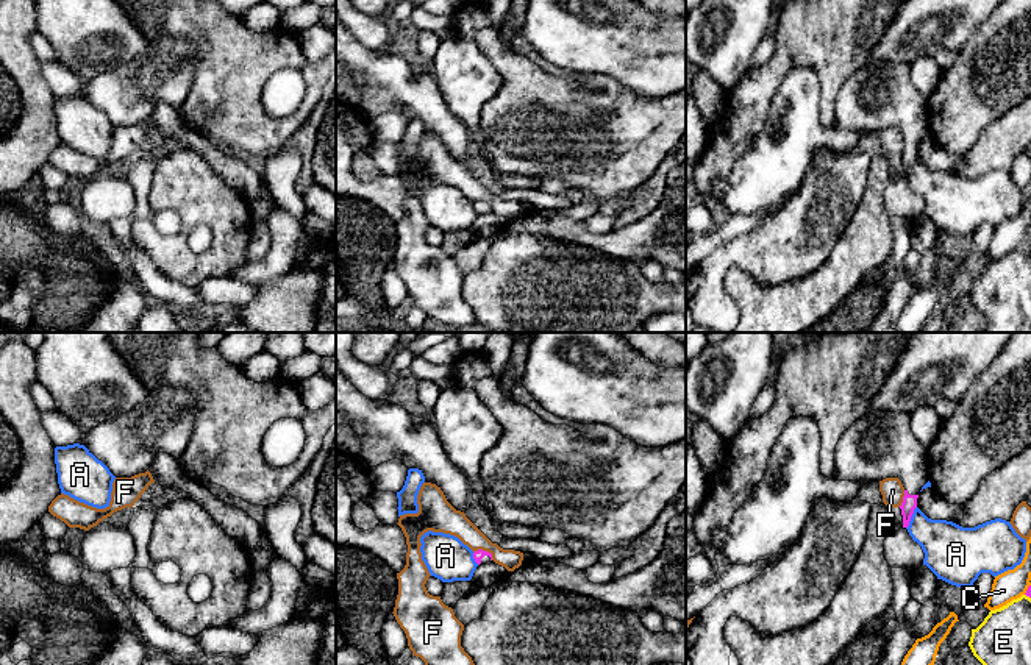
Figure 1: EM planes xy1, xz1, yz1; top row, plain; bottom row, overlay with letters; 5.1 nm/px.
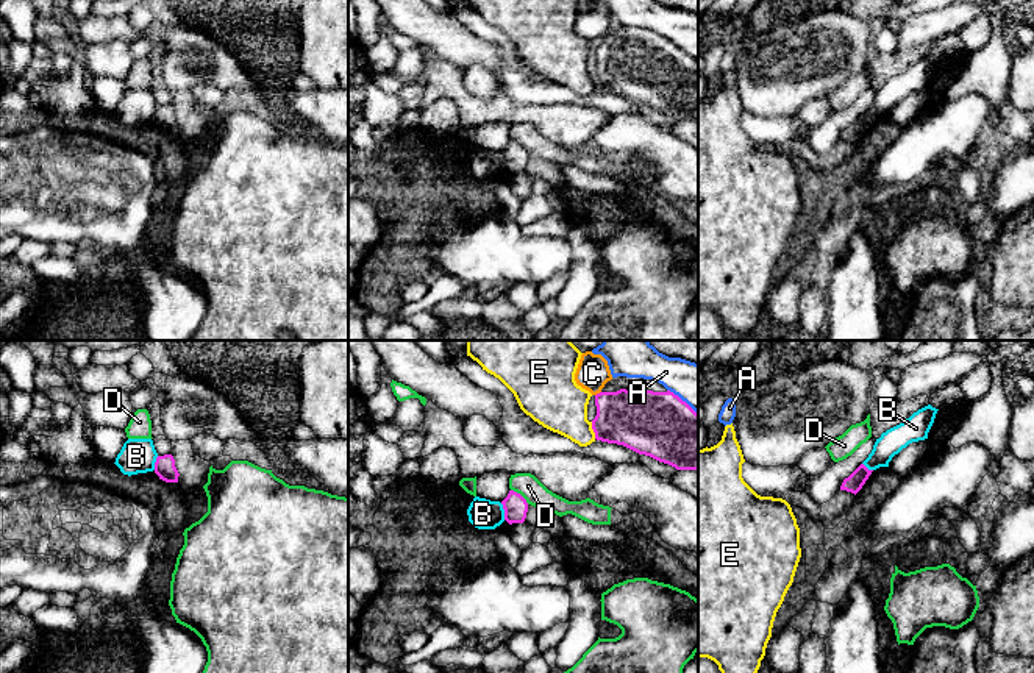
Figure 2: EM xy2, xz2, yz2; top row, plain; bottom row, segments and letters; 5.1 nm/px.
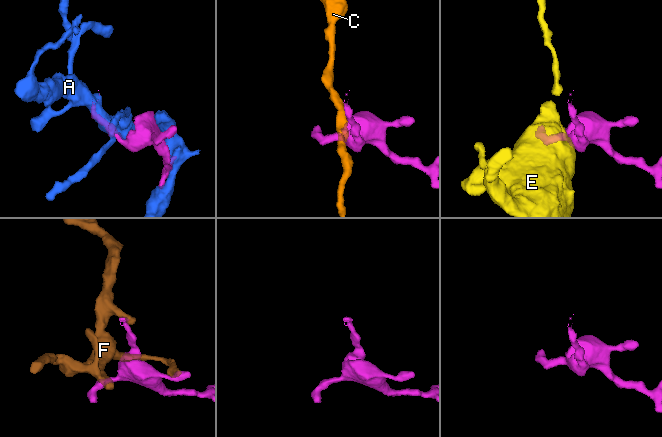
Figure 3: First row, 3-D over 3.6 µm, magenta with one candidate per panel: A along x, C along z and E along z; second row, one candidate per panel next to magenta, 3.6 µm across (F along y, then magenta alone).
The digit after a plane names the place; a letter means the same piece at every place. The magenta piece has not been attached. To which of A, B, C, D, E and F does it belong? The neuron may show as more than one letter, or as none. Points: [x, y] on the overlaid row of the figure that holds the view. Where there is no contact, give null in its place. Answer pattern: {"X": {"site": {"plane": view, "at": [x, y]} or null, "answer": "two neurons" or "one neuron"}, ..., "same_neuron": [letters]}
{"A": {"site": {"plane": "yz1", "at": [911, 515]}, "answer": "two neurons"}, "B": {"site": {"plane": "xz2", "at": [505, 511]}, "answer": "two neurons"}, "C": {"site": {"plane": "xz2", "at": [597, 394]}, "answer": "two neurons"}, "D": {"site": {"plane": "xz2", "at": [520, 495]}, "answer": "two neurons"}, "E": {"site": {"plane": "xz2", "at": [592, 428]}, "answer": "two neurons"}, "F": {"site": {"plane": "xz1", "at": [485, 551]}, "answer": "two neurons"}, "same_neuron": []}

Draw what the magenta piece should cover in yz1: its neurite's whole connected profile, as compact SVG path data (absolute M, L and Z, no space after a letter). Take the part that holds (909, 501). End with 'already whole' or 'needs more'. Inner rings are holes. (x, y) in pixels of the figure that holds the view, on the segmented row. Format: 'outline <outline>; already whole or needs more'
outline M869 411L842 432L834 451L834 479L879 482L898 478L904 487L903 528L909 526L928 478L928 450L915 439L903 411Z; needs more

